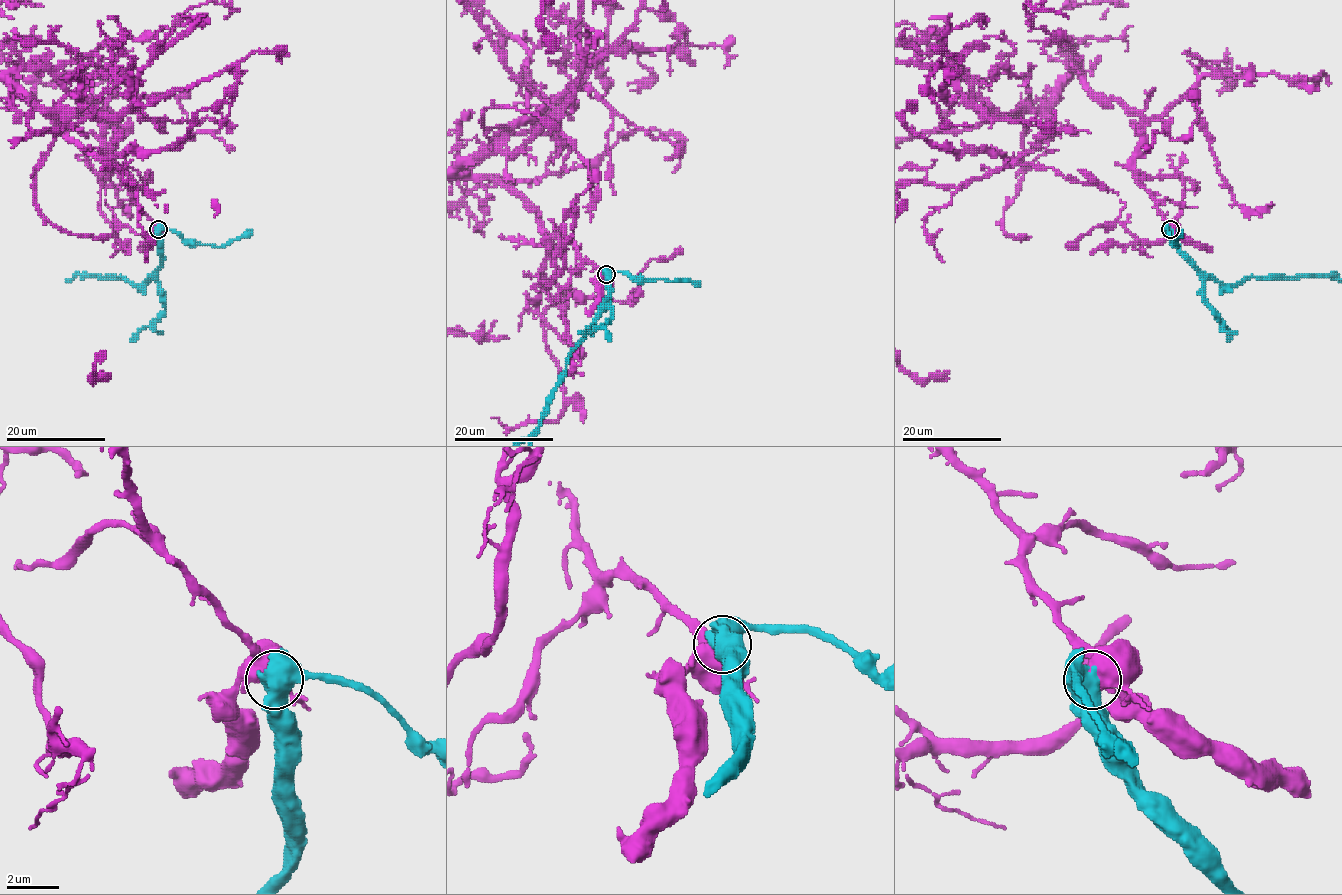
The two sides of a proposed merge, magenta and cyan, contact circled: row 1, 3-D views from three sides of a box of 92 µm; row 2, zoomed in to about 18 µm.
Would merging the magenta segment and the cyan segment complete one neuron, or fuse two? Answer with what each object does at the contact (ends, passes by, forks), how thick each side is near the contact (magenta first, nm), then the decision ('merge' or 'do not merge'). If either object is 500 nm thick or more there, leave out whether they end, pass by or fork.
calibres 750 and 600 nm; do not merge

